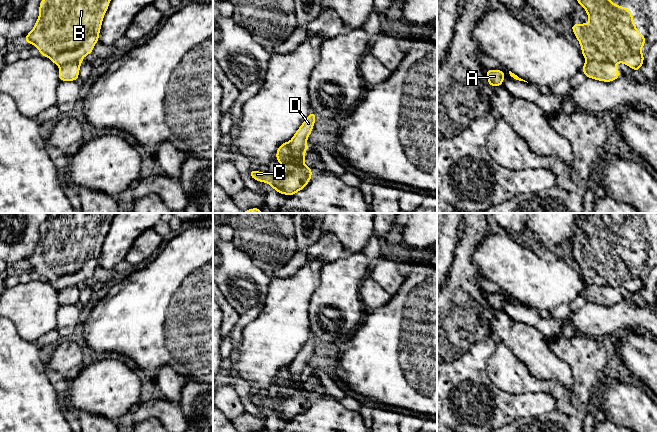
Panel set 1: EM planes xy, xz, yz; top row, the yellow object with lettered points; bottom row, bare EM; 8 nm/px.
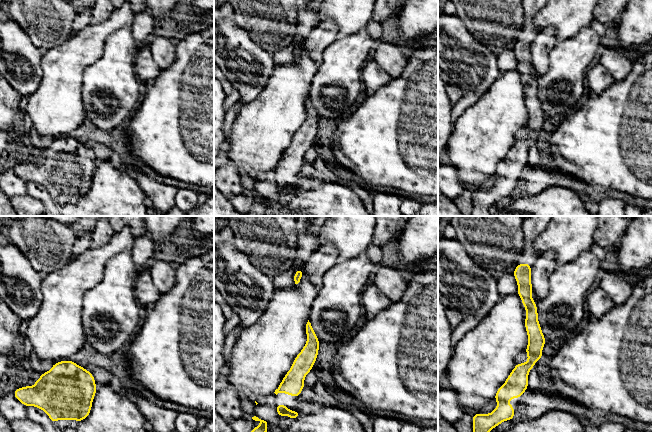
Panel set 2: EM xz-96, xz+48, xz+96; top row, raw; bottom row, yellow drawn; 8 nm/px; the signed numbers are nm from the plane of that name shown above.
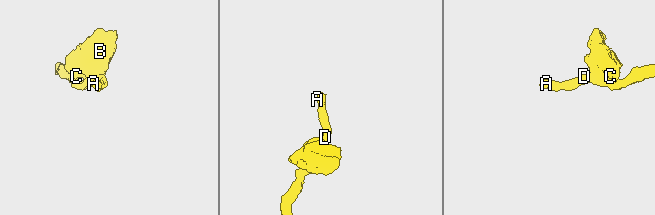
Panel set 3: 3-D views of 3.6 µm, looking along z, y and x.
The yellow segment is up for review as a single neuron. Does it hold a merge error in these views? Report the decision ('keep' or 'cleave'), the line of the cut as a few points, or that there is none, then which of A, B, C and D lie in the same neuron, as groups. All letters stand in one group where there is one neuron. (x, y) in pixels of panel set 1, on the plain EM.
cleave; cut xz (289, 365), (290, 379), (298, 383); groups A D / B C

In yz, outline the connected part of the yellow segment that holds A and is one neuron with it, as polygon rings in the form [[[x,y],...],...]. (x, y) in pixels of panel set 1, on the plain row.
[[[488,293],[486,295],[486,300],[488,304],[488,308],[492,311],[502,310],[503,304],[505,302],[505,297],[502,294],[496,293],[491,294]]]

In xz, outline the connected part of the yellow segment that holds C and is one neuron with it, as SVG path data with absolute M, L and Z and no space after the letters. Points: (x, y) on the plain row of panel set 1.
M282 367L276 376L276 384L285 393L284 397L262 397L249 394L249 399L258 406L269 408L278 417L292 420L304 413L312 402L312 393L304 388L305 378L299 383L291 381L289 367Z

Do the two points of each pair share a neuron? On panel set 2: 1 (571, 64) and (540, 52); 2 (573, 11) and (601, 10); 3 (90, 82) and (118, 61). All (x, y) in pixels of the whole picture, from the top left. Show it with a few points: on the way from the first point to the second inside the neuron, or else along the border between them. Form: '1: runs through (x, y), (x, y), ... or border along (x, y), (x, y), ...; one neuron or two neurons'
1: border along (558, 41), (549, 52), (547, 71), (537, 76); two neurons
2: border along (593, 10), (595, 18); two neurons
3: runs through (97, 82), (111, 68); one neuron

